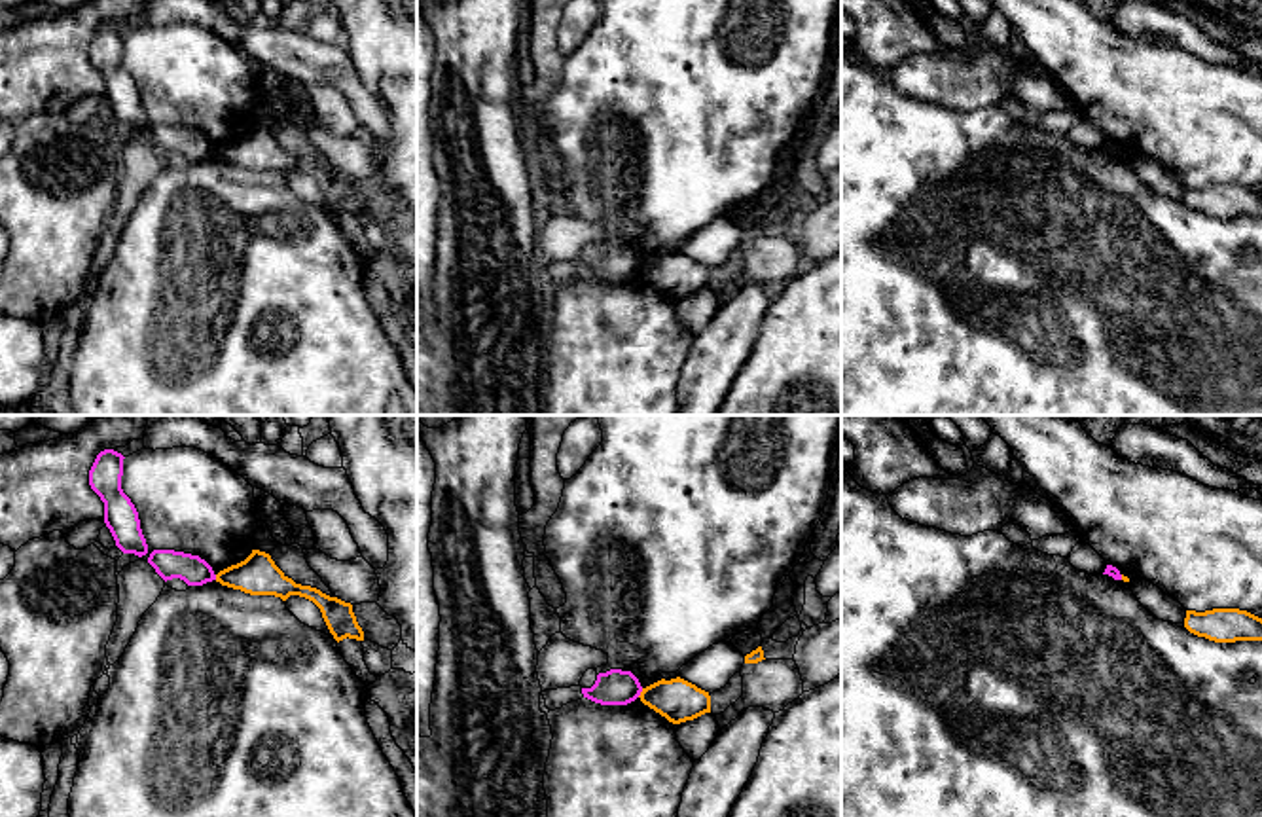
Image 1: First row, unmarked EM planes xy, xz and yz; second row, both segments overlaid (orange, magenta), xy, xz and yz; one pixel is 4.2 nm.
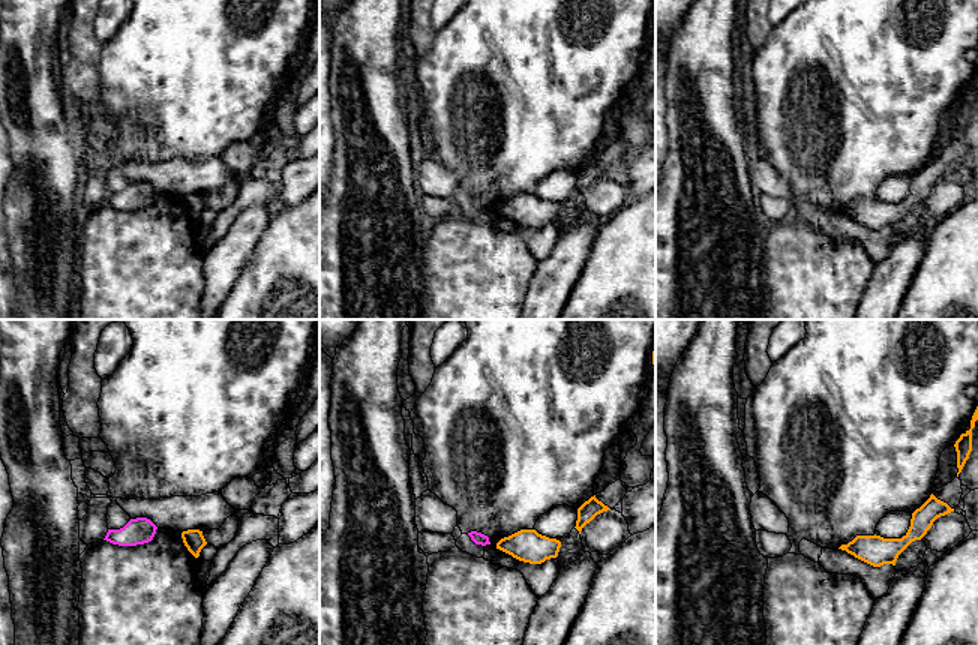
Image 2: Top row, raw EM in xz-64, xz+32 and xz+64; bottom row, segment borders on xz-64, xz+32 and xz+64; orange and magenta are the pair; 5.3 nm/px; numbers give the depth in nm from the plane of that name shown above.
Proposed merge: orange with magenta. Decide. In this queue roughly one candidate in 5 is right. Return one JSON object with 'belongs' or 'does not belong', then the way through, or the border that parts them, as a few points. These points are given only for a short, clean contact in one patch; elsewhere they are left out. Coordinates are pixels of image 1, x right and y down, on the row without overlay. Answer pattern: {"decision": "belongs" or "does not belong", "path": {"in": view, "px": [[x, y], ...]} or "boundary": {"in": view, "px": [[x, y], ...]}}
{"decision": "does not belong", "boundary": {"in": "xz", "px": [[643, 264], [637, 272]]}}

